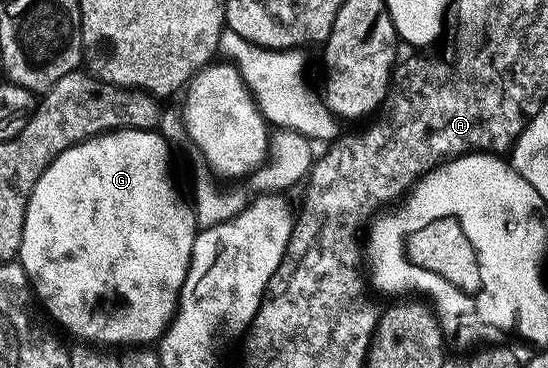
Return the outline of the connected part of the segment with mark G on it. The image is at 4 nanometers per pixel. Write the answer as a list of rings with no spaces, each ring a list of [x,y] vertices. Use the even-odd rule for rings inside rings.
[[[123,128],[120,132],[104,132],[101,136],[94,136],[91,140],[57,154],[57,158],[53,158],[45,174],[37,178],[37,186],[33,186],[29,206],[25,210],[23,237],[17,260],[22,264],[27,279],[31,281],[33,295],[41,305],[42,311],[48,317],[51,315],[69,335],[76,336],[79,339],[76,341],[86,342],[91,346],[99,346],[95,344],[151,346],[163,339],[163,333],[175,317],[175,312],[179,308],[179,295],[185,286],[185,278],[191,265],[197,225],[192,205],[187,200],[186,204],[182,194],[175,189],[175,180],[171,177],[170,151],[172,149],[169,144],[155,130],[146,132]]]

